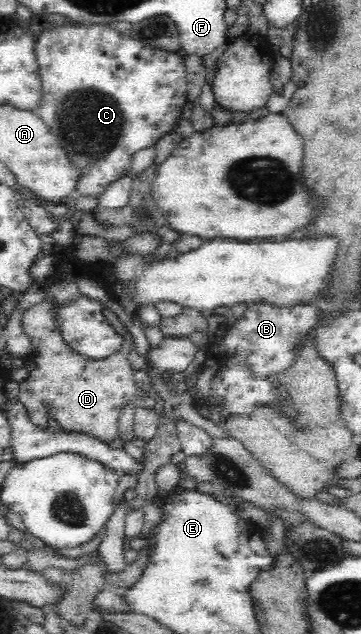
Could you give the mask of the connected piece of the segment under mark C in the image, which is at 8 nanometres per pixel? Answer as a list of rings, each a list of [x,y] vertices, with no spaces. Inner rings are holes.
[[[82,23],[80,26],[62,25],[62,27],[46,29],[46,31],[42,31],[42,35],[35,41],[35,55],[41,77],[41,100],[38,107],[36,107],[36,113],[46,122],[49,132],[57,138],[59,145],[70,160],[70,165],[73,165],[79,171],[75,185],[76,191],[80,193],[79,195],[96,197],[98,199],[110,184],[122,179],[122,177],[126,177],[131,168],[134,154],[141,149],[153,146],[155,143],[158,143],[161,137],[174,131],[176,122],[181,118],[182,109],[189,101],[187,96],[185,57],[182,57],[177,52],[167,52],[166,50],[146,46],[144,43],[136,41],[136,39],[130,39],[128,31],[126,33],[118,33],[116,29],[110,29],[110,25],[92,23],[86,25]]]

